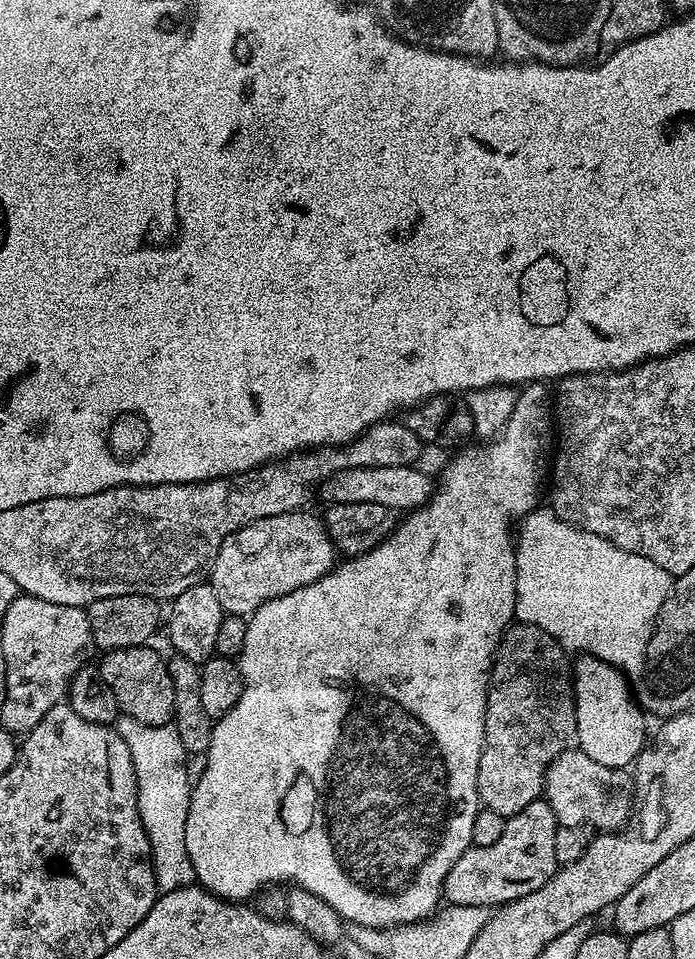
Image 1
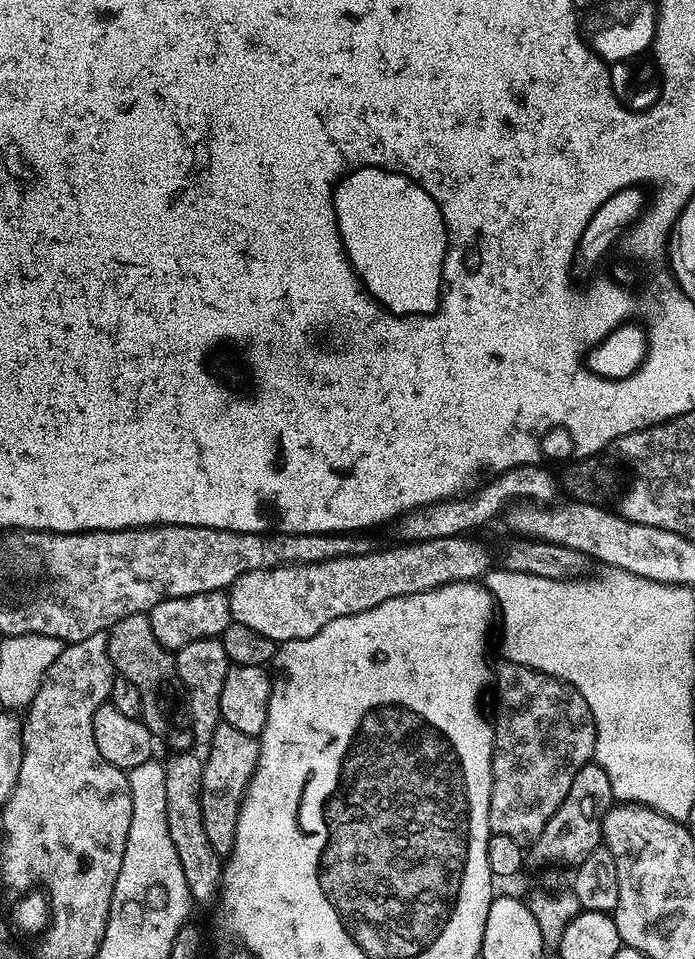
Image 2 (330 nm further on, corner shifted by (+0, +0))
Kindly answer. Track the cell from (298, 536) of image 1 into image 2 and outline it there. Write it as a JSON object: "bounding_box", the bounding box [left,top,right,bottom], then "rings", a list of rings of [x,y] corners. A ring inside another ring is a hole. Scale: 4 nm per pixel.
{"bounding_box":[227,535,489,642],"rings":[[[467,535],[450,538],[434,538],[430,542],[417,544],[397,543],[397,548],[384,548],[381,552],[370,550],[361,556],[343,556],[318,562],[317,564],[287,564],[281,568],[266,570],[250,570],[242,574],[227,589],[233,621],[242,626],[250,626],[250,630],[258,630],[258,634],[266,634],[266,638],[277,642],[285,640],[301,640],[322,630],[334,618],[342,618],[350,614],[358,614],[362,610],[370,610],[374,606],[382,606],[382,602],[390,602],[390,598],[402,598],[406,594],[422,594],[426,590],[434,590],[443,584],[462,580],[479,581],[489,571],[488,554],[483,546]]]}

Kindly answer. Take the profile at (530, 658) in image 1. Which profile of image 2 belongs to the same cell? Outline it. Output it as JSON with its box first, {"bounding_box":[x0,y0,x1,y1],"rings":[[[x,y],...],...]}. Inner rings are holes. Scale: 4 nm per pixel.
{"bounding_box":[488,660,596,845],"rings":[[[509,660],[500,662],[494,668],[494,688],[496,684],[496,716],[494,715],[494,735],[492,737],[492,785],[490,786],[490,814],[488,815],[488,827],[492,832],[506,834],[506,838],[514,838],[519,844],[531,845],[538,839],[542,830],[546,830],[546,822],[554,818],[554,810],[562,806],[562,798],[570,794],[570,786],[574,782],[574,774],[582,770],[596,755],[596,723],[590,714],[590,706],[586,706],[586,698],[578,694],[578,690],[571,684],[557,680],[554,676],[548,676],[545,672],[539,672],[533,668],[527,668],[521,664],[515,664]]]}

